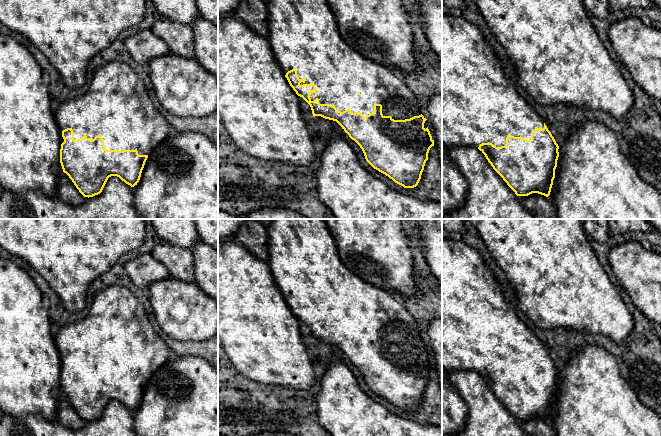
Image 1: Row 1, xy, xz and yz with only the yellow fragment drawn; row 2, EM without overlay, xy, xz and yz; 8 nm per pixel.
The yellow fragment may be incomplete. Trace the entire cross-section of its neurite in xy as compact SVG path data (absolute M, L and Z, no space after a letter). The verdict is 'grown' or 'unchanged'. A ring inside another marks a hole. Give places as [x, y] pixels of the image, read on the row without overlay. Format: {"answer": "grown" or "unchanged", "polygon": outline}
{"answer": "grown", "polygon": "M118 285L96 293L84 319L55 327L54 339L61 358L60 387L63 396L88 422L100 418L111 400L119 401L131 411L137 409L152 374L174 356L166 341L156 332L138 298L127 287Z"}

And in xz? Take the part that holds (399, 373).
{"answer": "grown", "polygon": "M267 219L265 221L265 225L268 235L267 247L269 248L267 263L274 281L287 302L290 310L298 320L302 321L310 329L313 340L321 340L325 343L336 345L349 359L349 361L360 370L366 385L374 393L385 398L395 407L403 410L404 412L416 411L421 403L425 387L428 384L429 374L432 370L434 370L434 364L432 363L428 353L429 346L420 336L418 323L407 311L401 300L390 292L363 281L342 263L337 252L336 243L323 219Z"}

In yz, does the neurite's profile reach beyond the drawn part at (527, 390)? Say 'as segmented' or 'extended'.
extended

